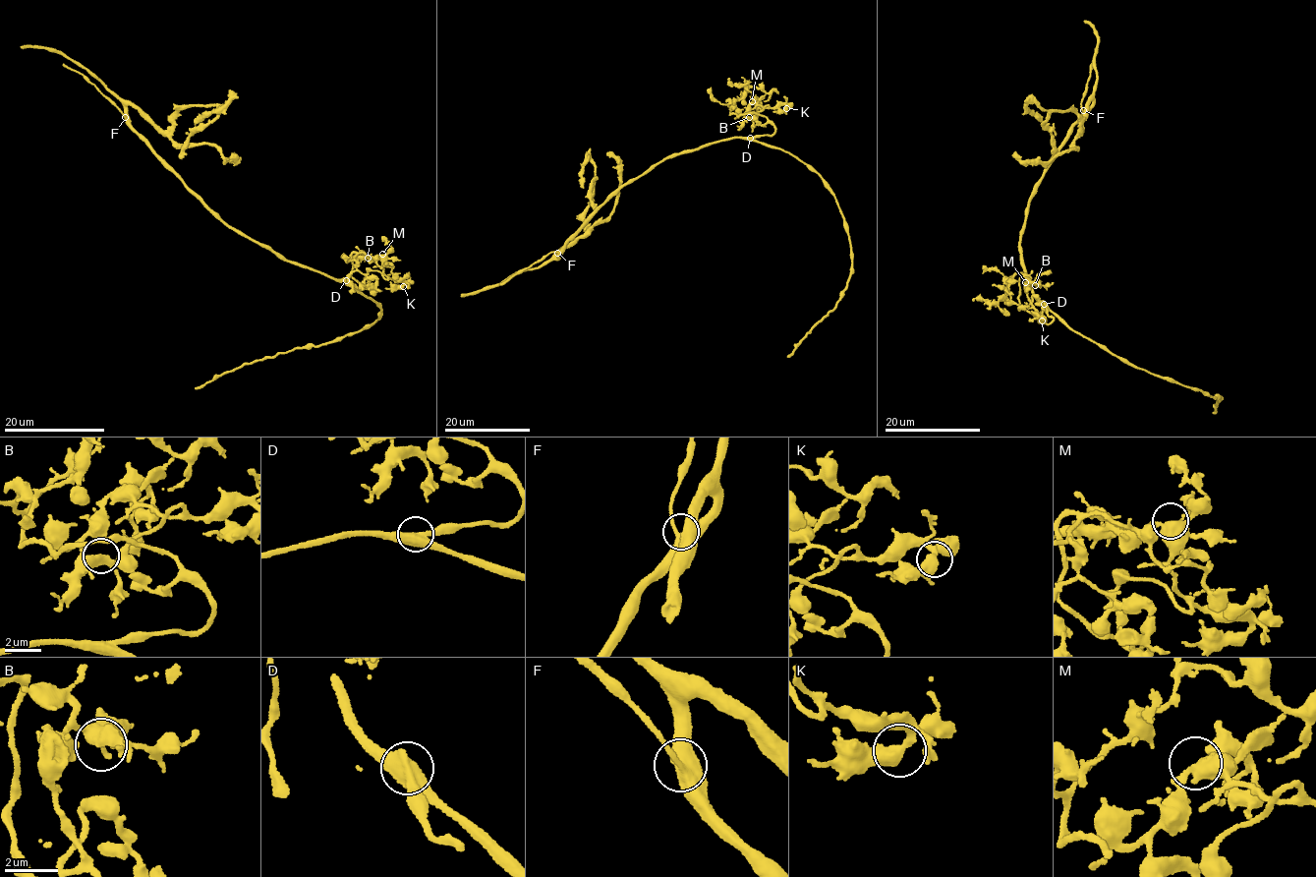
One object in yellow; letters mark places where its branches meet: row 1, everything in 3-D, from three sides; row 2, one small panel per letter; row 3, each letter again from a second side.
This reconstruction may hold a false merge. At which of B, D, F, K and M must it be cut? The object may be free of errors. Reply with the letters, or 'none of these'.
D

